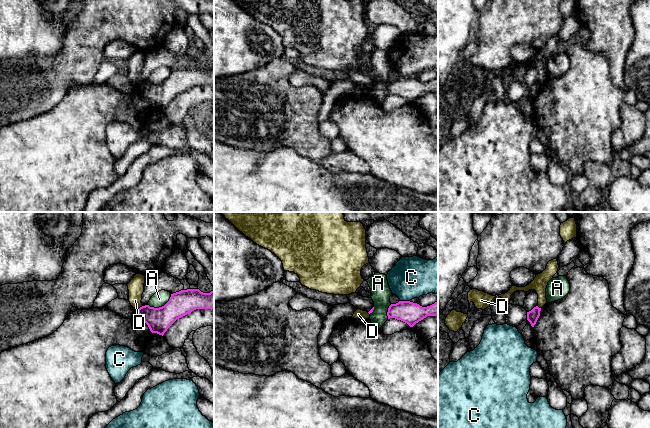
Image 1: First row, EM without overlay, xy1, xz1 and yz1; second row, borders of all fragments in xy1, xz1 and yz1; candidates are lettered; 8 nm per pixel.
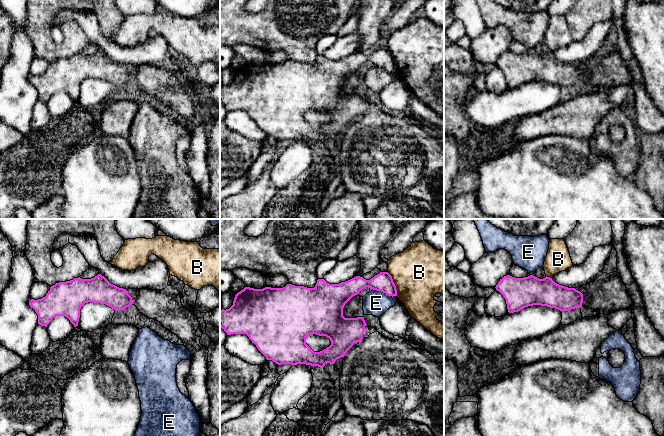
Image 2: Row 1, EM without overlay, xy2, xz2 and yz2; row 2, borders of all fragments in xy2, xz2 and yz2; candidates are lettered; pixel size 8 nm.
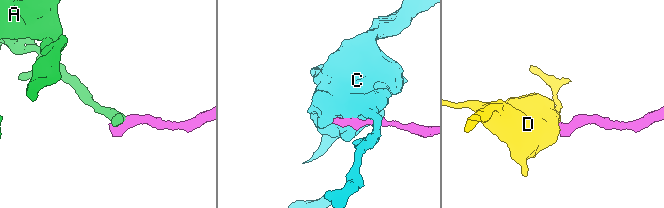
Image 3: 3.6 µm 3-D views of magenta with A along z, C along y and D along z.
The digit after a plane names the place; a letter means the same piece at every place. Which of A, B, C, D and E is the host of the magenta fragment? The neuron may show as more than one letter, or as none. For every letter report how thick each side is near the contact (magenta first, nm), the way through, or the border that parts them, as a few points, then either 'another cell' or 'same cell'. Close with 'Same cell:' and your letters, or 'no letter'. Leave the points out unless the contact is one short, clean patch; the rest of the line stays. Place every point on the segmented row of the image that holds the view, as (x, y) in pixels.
A: 200/120 nm | along xy1 (171, 294), (170, 298), (161, 306), (150, 307), (148, 305) | another cell
B: 150/440 nm | another cell
C: 180/320 nm | along xz1 (400, 300), (409, 301) | another cell
D: 190/130 nm | along xy1 (142, 305), (137, 309) | another cell
E: 150/200 nm | another cell
Same cell: no letter

